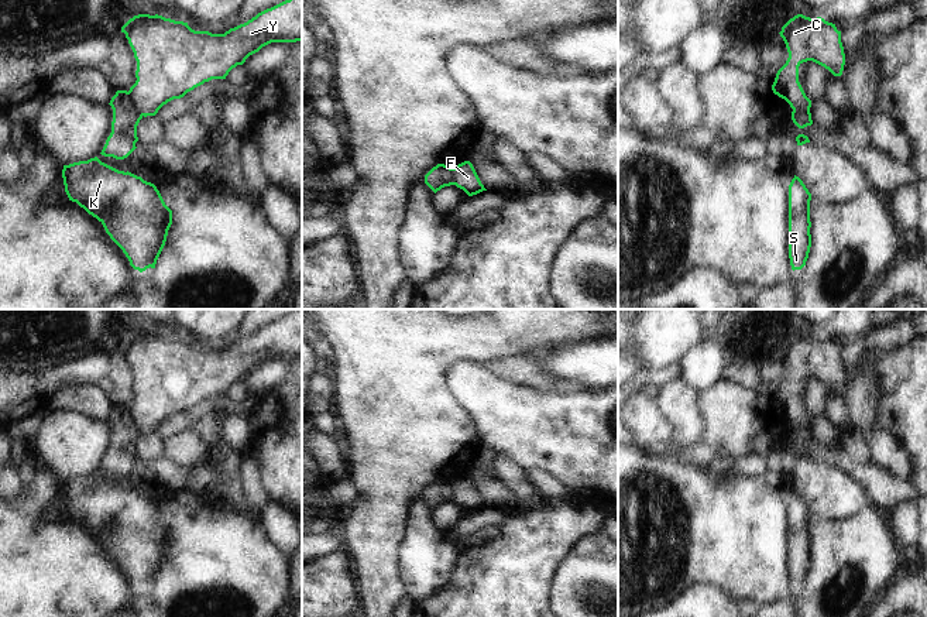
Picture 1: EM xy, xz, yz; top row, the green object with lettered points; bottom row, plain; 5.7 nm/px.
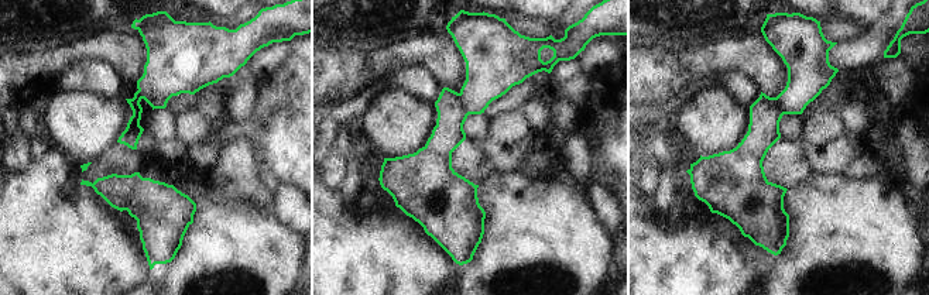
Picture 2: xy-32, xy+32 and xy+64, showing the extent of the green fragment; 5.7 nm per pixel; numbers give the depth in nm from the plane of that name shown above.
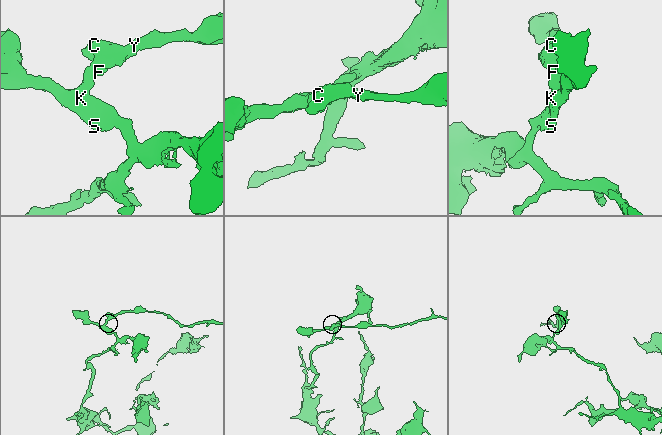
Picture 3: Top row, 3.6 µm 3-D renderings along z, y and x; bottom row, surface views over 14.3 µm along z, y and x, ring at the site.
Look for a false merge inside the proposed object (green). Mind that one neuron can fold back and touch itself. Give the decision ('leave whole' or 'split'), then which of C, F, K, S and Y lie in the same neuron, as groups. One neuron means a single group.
split; C F Y / K S

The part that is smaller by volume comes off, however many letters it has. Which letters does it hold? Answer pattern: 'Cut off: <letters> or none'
Cut off: C, F, Y.

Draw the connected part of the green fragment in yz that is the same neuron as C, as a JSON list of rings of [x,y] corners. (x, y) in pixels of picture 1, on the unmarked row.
[[[797,330],[782,343],[779,350],[786,360],[789,374],[777,387],[772,407],[784,415],[793,426],[799,422],[810,426],[811,417],[799,398],[799,383],[813,377],[834,393],[841,393],[845,381],[841,347],[821,333],[810,335]]]

